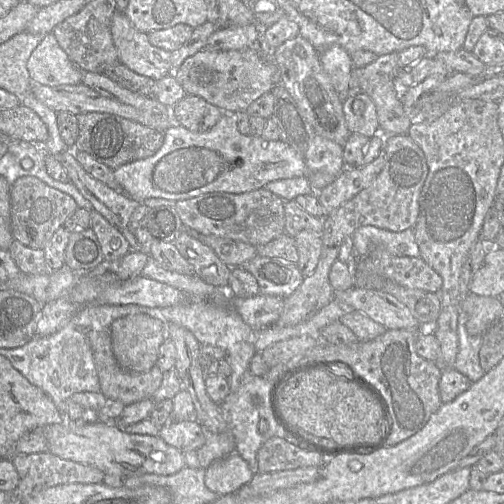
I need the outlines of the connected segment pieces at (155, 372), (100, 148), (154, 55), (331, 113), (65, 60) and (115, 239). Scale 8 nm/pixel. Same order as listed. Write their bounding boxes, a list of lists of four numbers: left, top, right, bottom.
[[89,329,163,406],[74,112,164,169],[111,11,174,81],[273,35,351,147],[27,33,82,86],[90,212,132,261]]

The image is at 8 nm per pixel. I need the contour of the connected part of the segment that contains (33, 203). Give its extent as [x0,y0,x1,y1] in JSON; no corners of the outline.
[10,176,78,249]

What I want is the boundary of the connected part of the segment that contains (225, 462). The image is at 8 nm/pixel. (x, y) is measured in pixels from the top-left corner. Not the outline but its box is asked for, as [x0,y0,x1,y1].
[205,452,253,496]

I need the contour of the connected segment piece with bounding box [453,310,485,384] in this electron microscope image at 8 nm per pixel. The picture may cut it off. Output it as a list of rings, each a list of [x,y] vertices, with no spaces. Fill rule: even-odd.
[[[460,310],[457,325],[459,350],[453,368],[465,375],[472,384],[485,374],[479,361],[483,338],[482,336],[472,336],[467,332],[467,320],[468,315]]]

